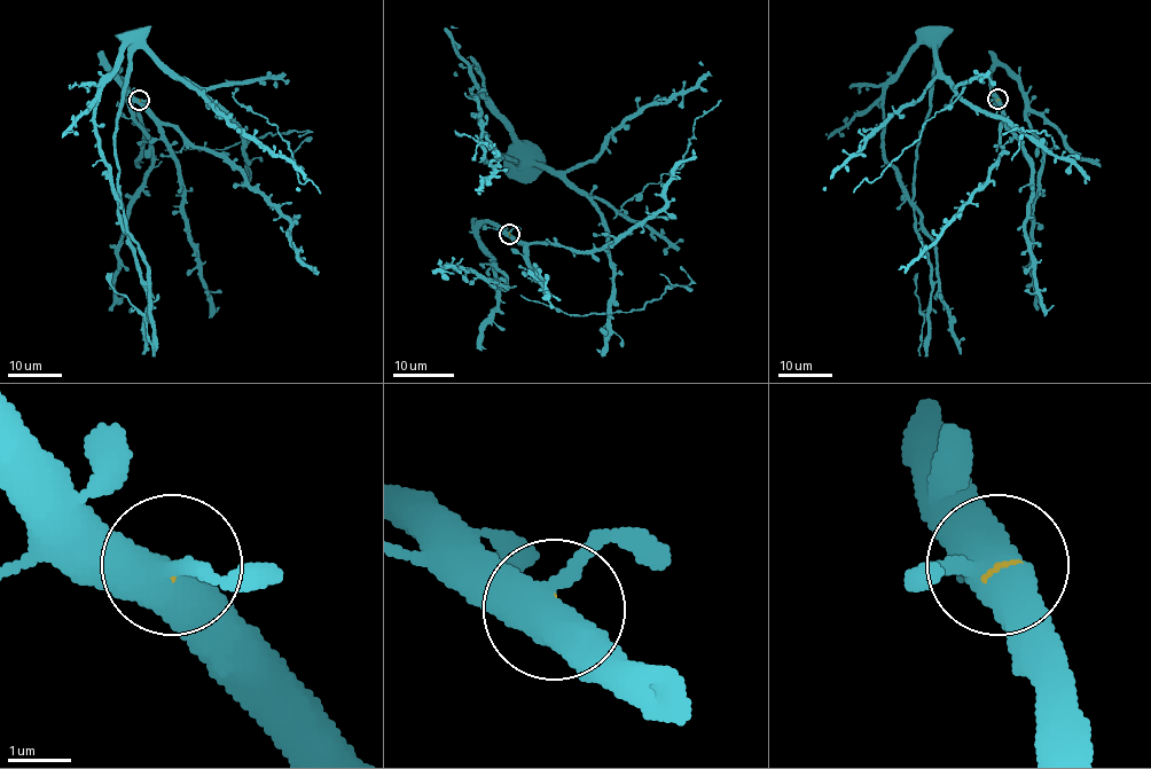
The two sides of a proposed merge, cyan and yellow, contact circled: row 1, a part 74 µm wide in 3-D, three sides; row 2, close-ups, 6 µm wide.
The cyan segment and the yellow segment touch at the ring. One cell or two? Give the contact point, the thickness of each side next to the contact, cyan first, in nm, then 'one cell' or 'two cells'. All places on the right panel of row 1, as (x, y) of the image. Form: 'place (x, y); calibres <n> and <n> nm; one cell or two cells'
place (997, 99); calibres 480 and 70 nm; two cells

